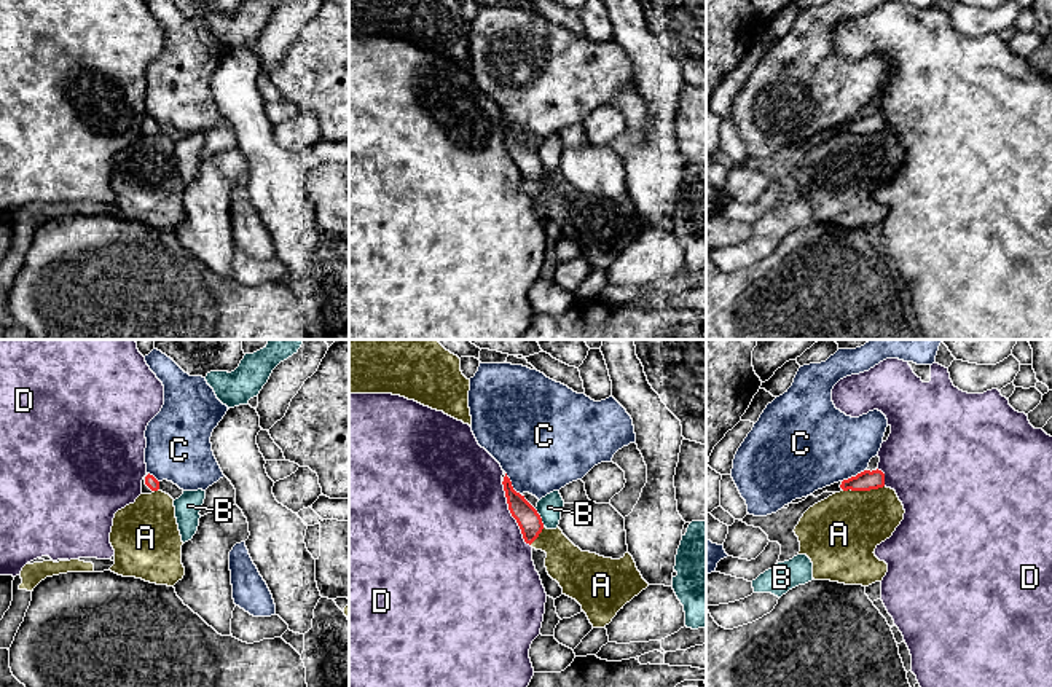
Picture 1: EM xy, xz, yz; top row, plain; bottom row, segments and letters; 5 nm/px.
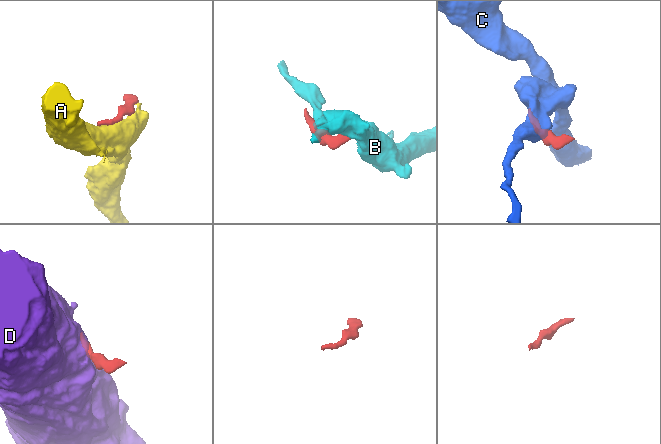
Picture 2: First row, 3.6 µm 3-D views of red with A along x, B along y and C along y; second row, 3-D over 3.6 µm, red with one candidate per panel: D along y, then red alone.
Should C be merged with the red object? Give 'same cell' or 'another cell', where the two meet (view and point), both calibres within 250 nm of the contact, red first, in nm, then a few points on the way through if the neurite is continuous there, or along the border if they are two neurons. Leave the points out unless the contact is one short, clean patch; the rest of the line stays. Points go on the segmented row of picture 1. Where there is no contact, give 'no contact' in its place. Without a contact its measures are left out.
another cell; meets red in xz at (510, 485); 120 nm thick on the red side, 460 nm on the other; border along xz (506, 472), (510, 485), (522, 496)

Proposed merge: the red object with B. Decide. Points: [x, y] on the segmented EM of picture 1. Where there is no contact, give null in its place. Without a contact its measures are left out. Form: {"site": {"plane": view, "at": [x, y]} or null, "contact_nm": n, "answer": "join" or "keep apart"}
{"site": {"plane": "xz", "at": [539, 517]}, "contact_nm": 100, "answer": "keep apart"}

